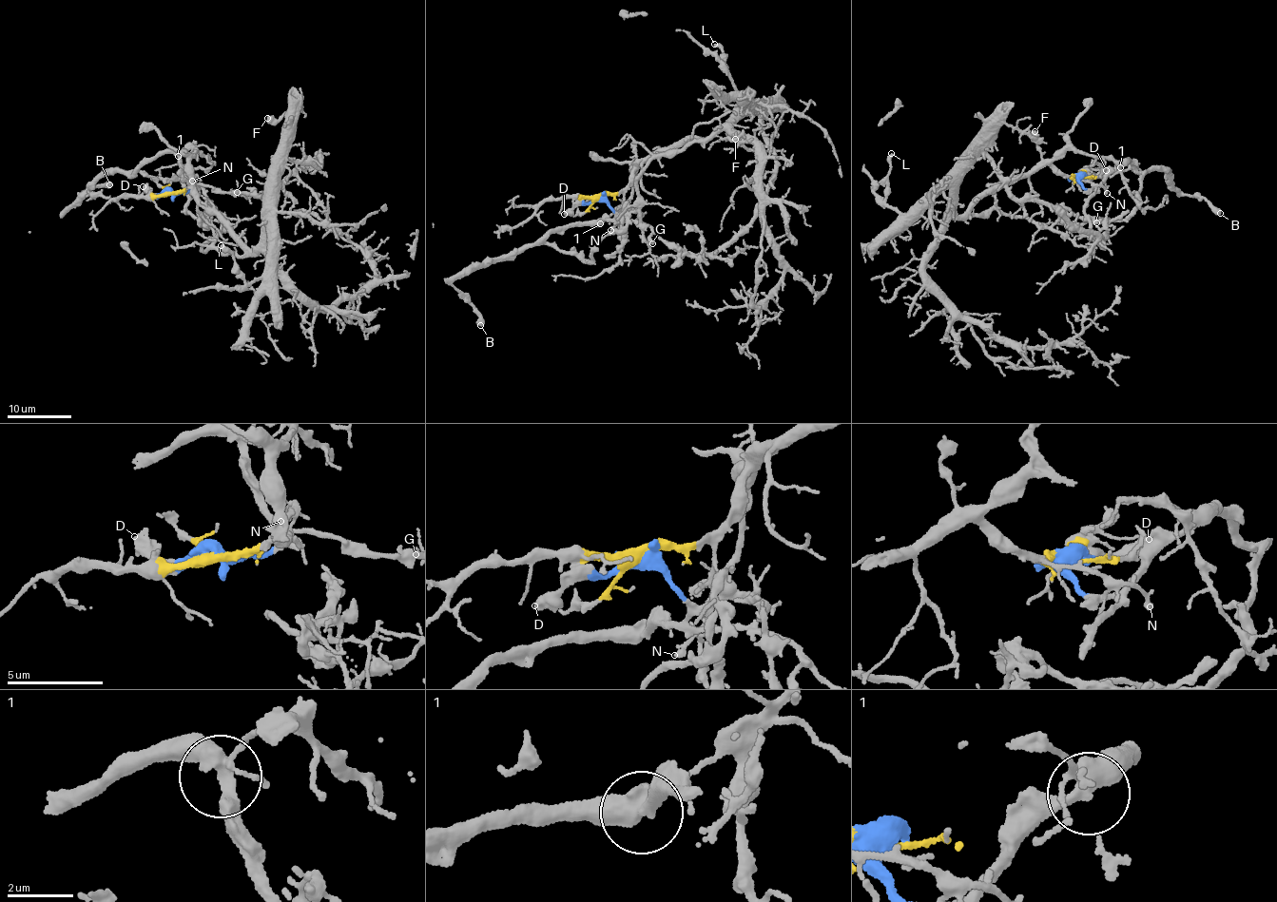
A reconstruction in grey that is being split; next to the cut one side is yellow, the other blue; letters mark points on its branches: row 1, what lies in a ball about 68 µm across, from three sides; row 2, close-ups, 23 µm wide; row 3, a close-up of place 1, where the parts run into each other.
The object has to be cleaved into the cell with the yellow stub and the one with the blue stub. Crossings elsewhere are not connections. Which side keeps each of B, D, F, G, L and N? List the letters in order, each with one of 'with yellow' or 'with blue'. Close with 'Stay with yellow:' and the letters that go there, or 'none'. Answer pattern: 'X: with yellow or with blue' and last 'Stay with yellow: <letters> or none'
B: with blue
D: with blue
F: with yellow
G: with blue
L: with yellow
N: with yellow
Stay with yellow: F, L, N

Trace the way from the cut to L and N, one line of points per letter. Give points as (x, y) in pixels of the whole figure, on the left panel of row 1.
L: (169, 193), (190, 186), (251, 252), (266, 223), (263, 273), (247, 283), (232, 254), (221, 245)
N: (169, 193), (181, 193), (191, 186), (197, 175), (191, 181)

